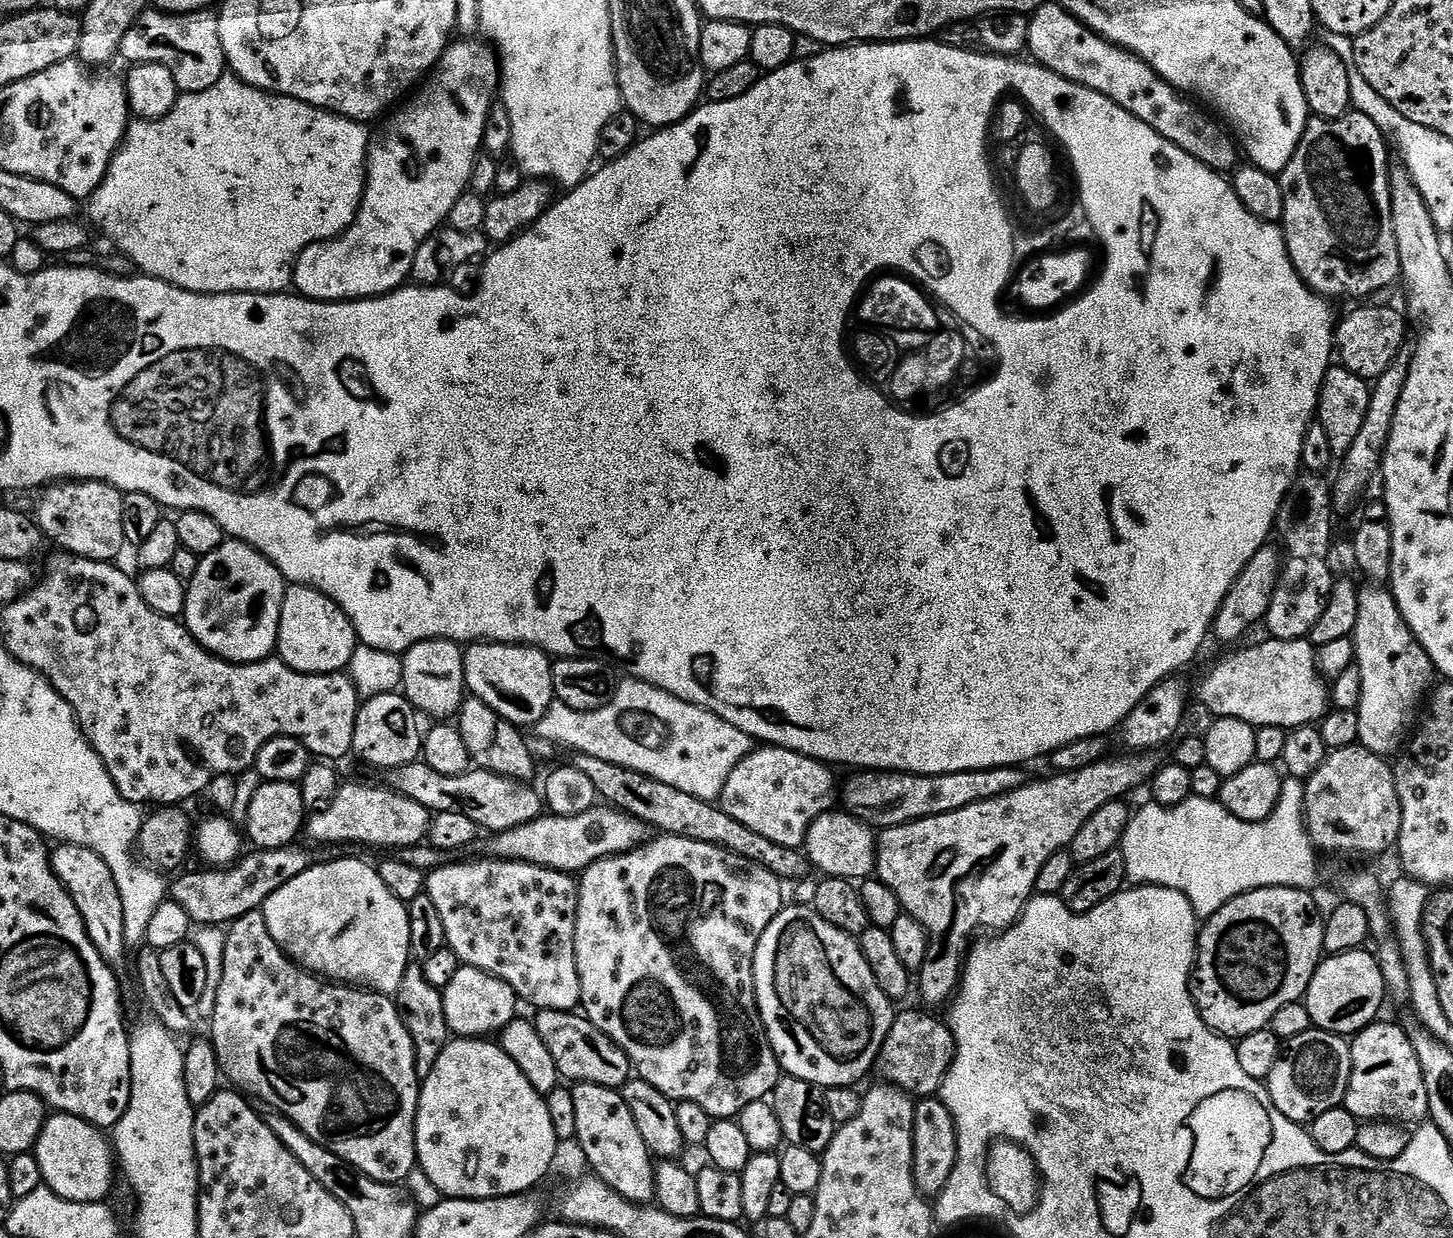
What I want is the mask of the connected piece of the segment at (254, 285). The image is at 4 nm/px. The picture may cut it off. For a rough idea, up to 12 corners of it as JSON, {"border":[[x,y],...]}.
{"border":[[226,74],[133,119],[91,223],[187,292],[284,294],[370,132]]}

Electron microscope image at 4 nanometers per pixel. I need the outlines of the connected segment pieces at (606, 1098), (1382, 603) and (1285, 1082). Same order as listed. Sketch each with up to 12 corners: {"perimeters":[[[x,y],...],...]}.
{"perimeters":[[[576,1084],[575,1143],[622,1198],[651,1205],[656,1164],[621,1093]],[[1364,586],[1351,635],[1359,743],[1401,751],[1434,669],[1391,591]],[[1313,1026],[1266,1081],[1288,1120],[1343,1105],[1349,1041]]]}

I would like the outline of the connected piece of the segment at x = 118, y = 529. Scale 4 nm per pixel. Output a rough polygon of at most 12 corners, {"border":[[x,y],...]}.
{"border":[[57,483],[34,512],[57,549],[112,562],[126,548],[125,493]]}

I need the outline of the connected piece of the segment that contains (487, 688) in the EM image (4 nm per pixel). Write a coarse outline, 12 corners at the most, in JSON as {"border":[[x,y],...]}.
{"border":[[472,642],[467,691],[534,726],[554,703],[547,652]]}

